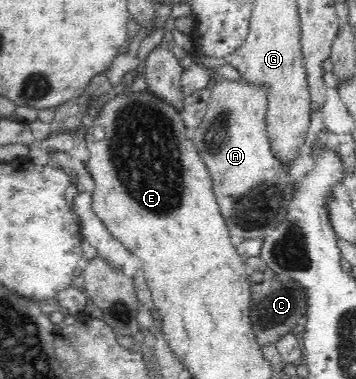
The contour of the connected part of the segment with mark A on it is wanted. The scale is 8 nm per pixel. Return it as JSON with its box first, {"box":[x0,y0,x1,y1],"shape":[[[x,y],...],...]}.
{"box":[192,80,294,247],"shape":[[[222,80],[211,85],[211,96],[207,105],[207,112],[192,138],[200,159],[204,161],[207,171],[213,180],[215,193],[221,214],[231,233],[234,247],[245,239],[264,238],[278,223],[286,217],[288,203],[294,196],[294,181],[289,176],[289,169],[280,164],[266,133],[267,97],[266,88],[252,85],[244,80]]]}

